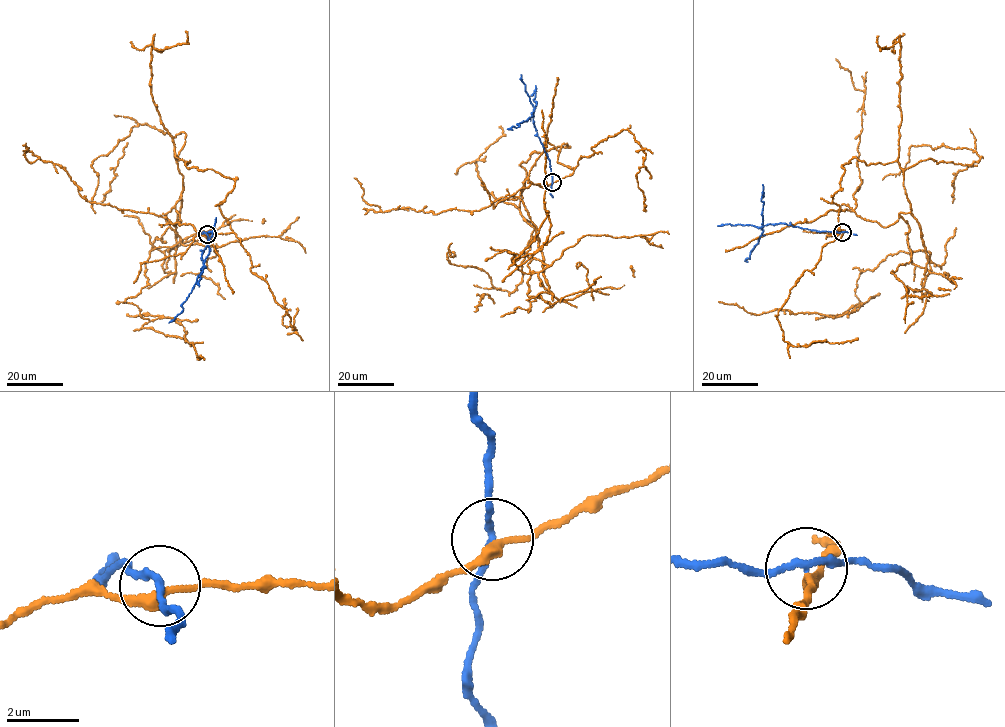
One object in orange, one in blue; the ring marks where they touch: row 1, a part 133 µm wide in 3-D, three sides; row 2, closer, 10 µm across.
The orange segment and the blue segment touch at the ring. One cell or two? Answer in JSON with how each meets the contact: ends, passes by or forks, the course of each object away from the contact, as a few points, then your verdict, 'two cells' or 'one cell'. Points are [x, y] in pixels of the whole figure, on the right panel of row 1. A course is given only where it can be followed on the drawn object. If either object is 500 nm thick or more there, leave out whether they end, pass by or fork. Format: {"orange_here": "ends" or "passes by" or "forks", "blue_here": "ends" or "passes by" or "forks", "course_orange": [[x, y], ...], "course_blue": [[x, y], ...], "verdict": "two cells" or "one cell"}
{"orange_here": "passes by", "blue_here": "passes by", "course_orange": [[842, 233], [832, 196], [842, 166], [896, 161], [912, 258], [859, 269], [860, 305], [828, 317], [718, 301]], "course_blue": [[842, 232], [819, 232], [782, 223], [767, 224], [761, 228], [758, 243], [744, 261]], "verdict": "two cells"}

